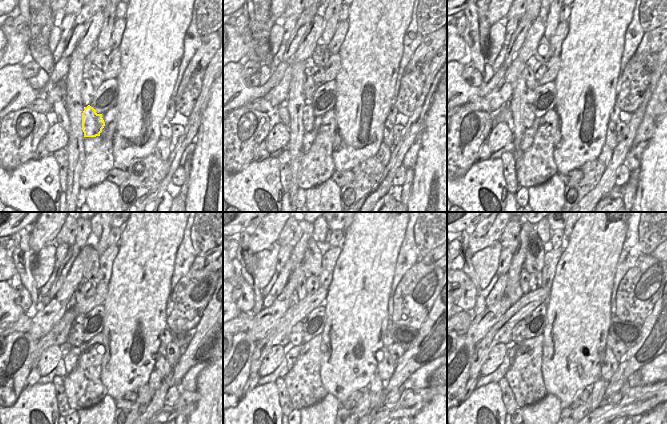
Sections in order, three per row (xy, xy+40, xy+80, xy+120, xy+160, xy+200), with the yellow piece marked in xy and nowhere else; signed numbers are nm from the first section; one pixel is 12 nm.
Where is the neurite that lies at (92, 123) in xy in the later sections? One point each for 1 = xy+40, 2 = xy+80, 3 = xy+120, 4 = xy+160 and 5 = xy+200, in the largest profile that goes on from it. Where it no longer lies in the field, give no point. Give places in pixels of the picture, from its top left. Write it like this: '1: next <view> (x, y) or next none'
1: next xy+40 (310, 121)
2: next xy+80 (529, 116)
3: next xy+120 (76, 339)
4: next xy+160 (296, 339)
5: next xy+200 (517, 337)

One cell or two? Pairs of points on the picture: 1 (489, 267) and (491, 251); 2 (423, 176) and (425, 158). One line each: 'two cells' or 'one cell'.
1: one cell
2: one cell

